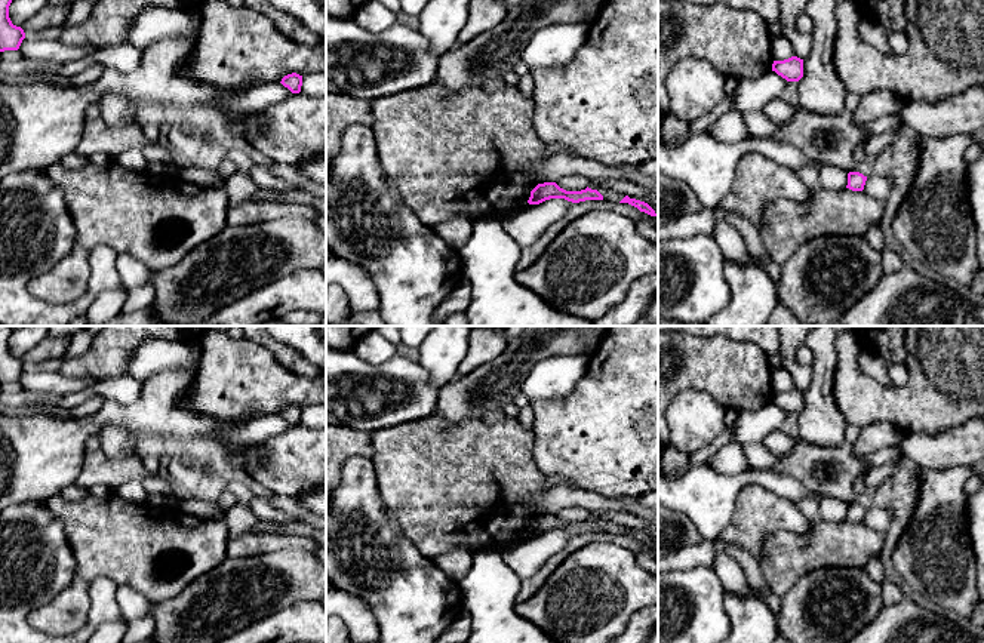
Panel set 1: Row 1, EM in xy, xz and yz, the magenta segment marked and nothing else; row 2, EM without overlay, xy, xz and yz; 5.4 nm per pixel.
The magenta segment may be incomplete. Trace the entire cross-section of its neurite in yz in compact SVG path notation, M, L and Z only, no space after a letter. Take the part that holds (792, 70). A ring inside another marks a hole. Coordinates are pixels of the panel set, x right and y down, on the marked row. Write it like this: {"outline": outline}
{"outline": "M791 56L784 61L774 61L772 71L787 81L799 81L803 77L803 59Z"}

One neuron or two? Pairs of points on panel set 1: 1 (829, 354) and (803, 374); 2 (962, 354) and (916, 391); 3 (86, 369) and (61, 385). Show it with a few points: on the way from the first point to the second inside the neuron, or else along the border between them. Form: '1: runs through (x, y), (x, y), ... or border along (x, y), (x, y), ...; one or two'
1: border along (811, 366), (811, 382), (803, 391); two
2: runs through (962, 374), (962, 388), (950, 400), (935, 400); one
3: border along (60, 371), (68, 377), (94, 378), (97, 381); two

